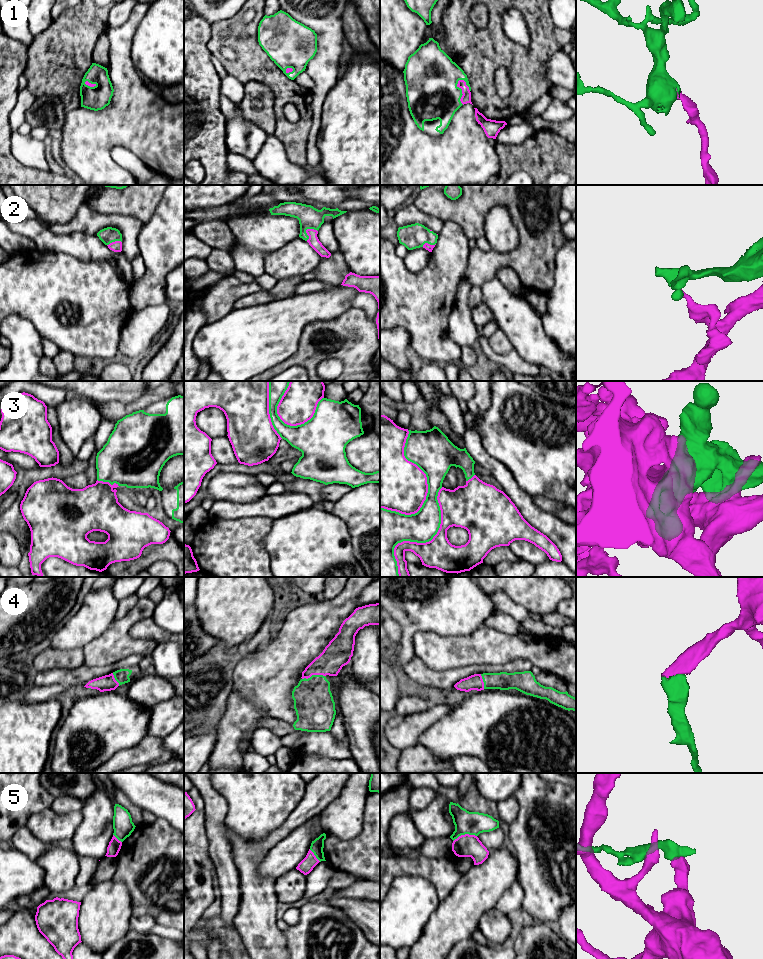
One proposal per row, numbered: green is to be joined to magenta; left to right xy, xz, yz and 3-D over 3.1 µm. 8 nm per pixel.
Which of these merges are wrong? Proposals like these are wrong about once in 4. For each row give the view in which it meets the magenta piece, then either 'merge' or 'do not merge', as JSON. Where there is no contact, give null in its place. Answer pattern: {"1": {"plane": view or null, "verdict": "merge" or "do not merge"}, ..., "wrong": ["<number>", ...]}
{"1": {"plane": "yz", "verdict": "merge"}, "2": {"plane": "xz", "verdict": "merge"}, "3": {"plane": "yz", "verdict": "merge"}, "4": {"plane": "xz", "verdict": "merge"}, "5": {"plane": "yz", "verdict": "do not merge"}, "wrong": ["5"]}

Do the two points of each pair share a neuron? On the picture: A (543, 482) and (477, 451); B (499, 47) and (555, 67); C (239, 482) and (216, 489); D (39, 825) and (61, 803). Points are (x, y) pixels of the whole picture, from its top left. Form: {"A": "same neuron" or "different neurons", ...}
{"A": "different neurons", "B": "different neurons", "C": "same neuron", "D": "different neurons"}

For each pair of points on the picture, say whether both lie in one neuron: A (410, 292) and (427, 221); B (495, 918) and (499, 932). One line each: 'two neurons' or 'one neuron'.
A: two neurons
B: one neuron

